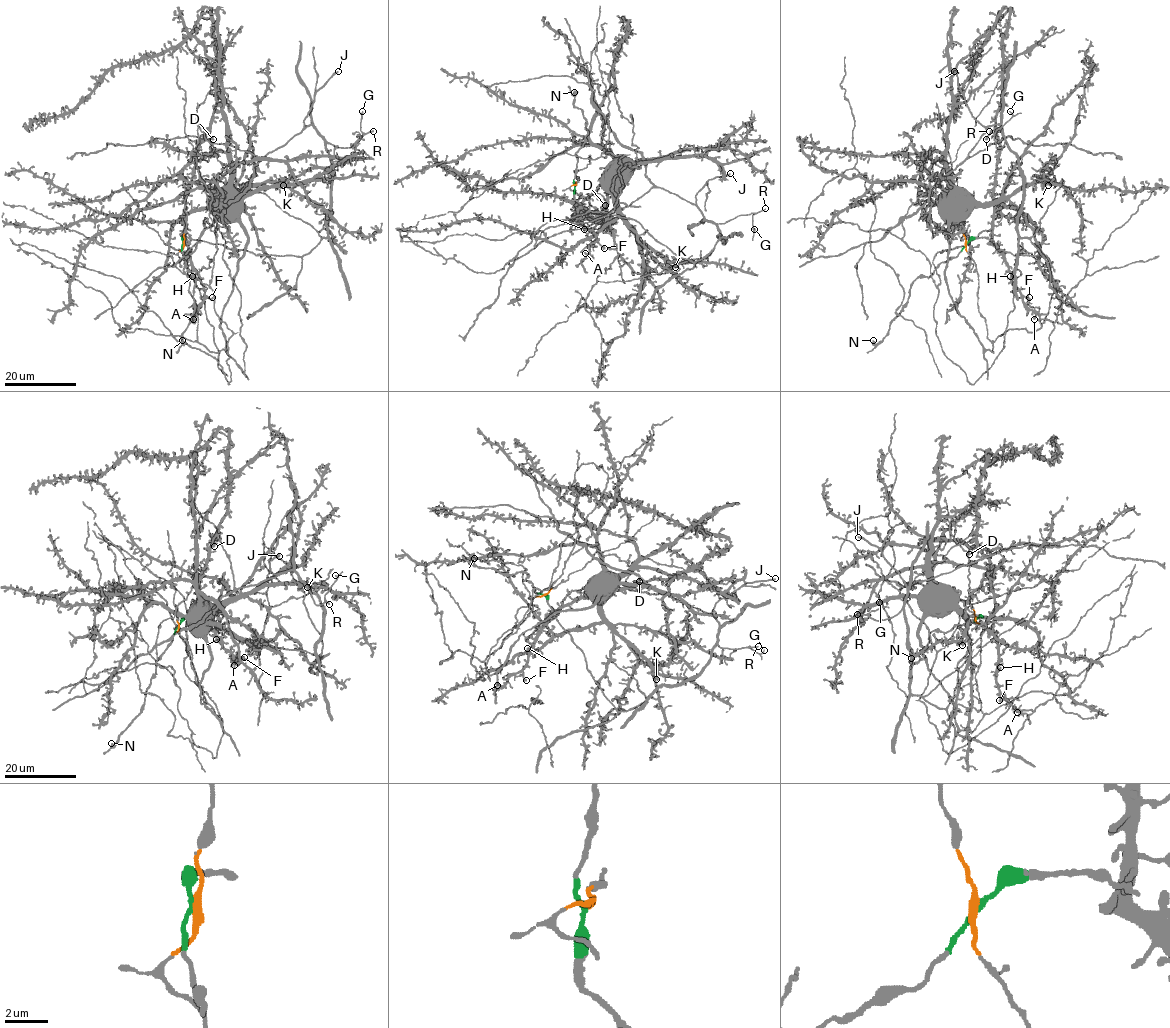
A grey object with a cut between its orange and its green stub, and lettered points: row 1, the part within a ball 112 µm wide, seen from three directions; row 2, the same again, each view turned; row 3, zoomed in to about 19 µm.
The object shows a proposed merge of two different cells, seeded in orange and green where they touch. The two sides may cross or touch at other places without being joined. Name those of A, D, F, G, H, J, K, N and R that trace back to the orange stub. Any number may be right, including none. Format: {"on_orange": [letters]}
{"on_orange": ["K"]}

